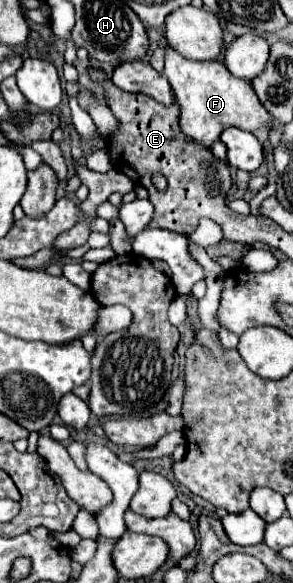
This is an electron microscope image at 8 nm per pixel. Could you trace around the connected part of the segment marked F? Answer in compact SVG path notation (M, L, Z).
M166 45L166 69L176 103L180 105L180 127L184 135L190 135L196 143L212 145L220 133L228 127L237 127L245 131L270 129L272 117L256 97L252 85L234 77L222 61L190 61L184 59L178 51Z

